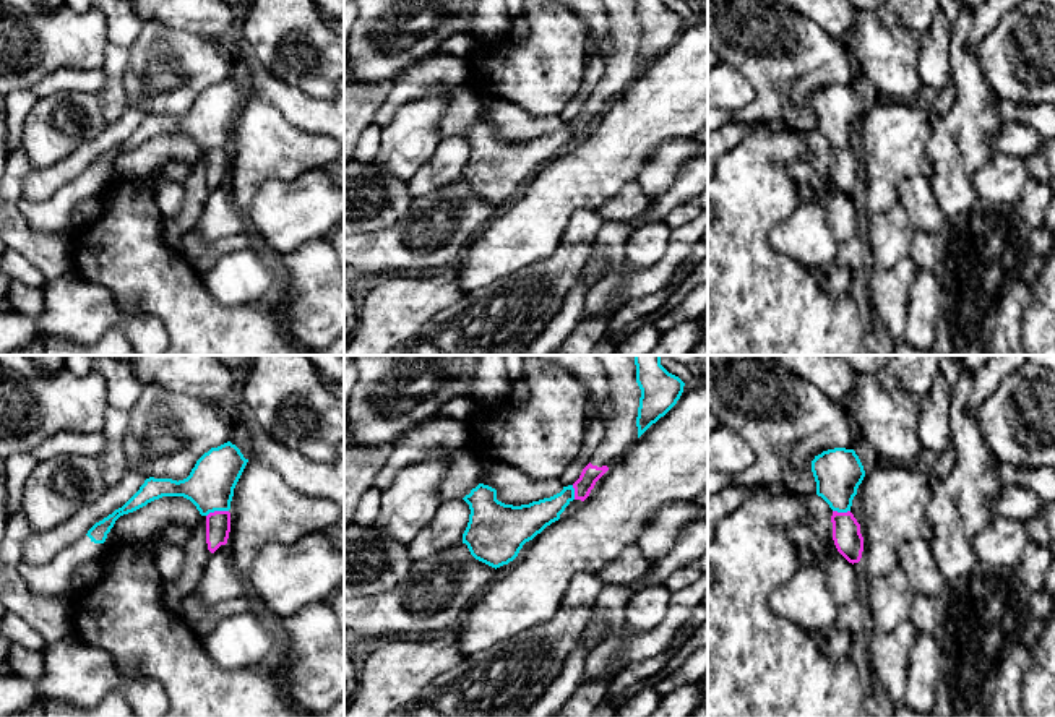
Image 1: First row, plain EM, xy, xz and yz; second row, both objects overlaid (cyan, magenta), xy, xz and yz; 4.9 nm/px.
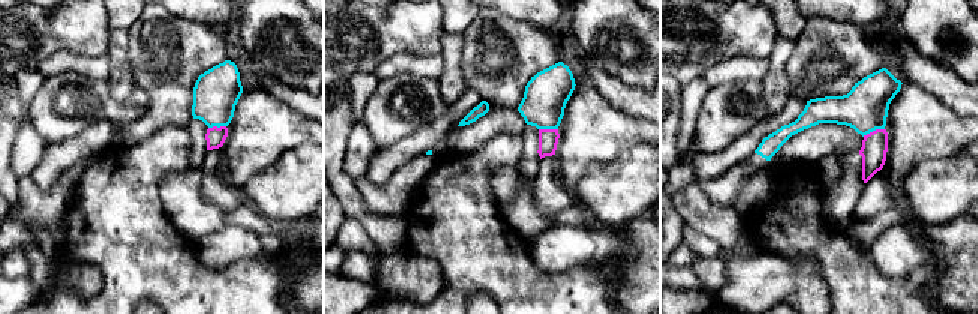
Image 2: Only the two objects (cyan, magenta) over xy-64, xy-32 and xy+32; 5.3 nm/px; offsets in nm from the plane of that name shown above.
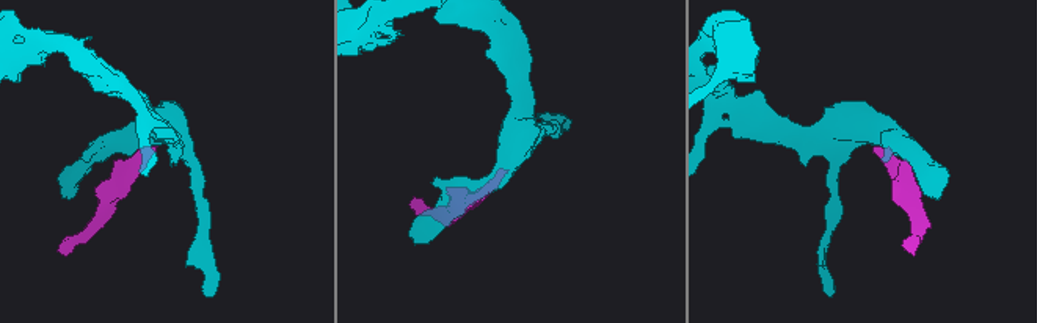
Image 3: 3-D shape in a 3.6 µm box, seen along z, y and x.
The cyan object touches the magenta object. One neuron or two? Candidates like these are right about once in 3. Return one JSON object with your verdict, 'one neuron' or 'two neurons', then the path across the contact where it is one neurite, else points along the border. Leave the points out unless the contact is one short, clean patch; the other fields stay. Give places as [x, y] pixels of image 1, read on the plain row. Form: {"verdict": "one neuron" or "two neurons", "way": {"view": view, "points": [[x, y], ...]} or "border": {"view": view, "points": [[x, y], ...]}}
{"verdict": "two neurons", "border": {"view": "xy", "points": [[228, 146], [215, 146], [206, 153]]}}

